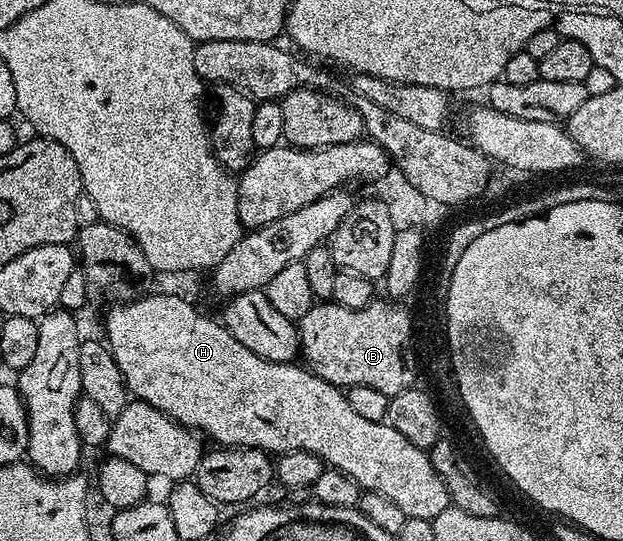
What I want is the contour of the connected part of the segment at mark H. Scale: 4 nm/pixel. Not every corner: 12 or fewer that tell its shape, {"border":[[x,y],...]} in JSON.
{"border":[[180,294],[105,318],[130,395],[221,448],[311,452],[406,518],[428,453]]}

